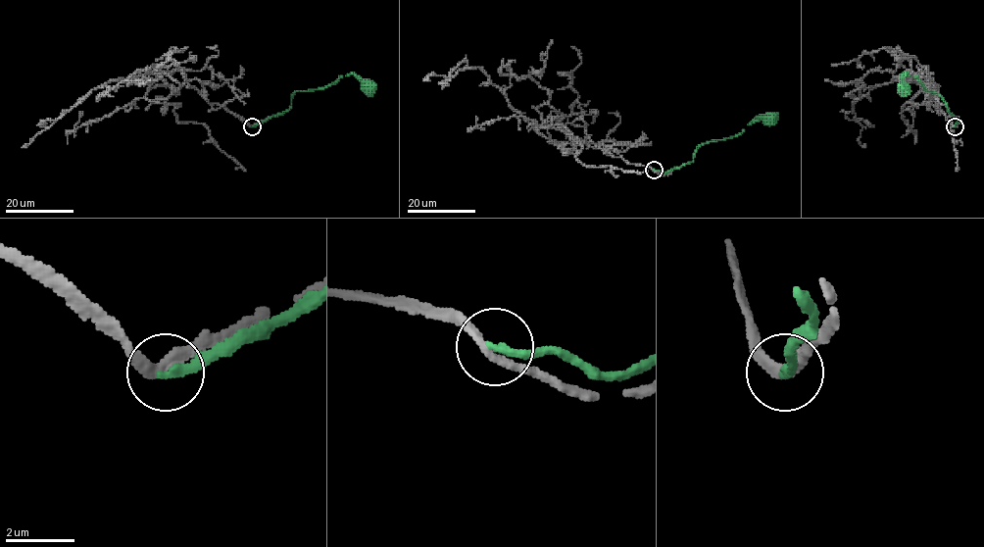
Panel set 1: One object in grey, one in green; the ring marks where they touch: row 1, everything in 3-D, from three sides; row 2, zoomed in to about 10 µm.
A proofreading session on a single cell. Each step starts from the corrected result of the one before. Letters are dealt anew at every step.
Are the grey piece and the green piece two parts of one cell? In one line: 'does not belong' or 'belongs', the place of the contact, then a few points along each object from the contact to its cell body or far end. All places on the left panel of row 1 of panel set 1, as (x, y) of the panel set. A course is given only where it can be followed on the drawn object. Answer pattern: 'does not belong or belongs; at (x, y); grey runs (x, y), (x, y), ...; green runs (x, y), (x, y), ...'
does not belong; at (252, 126); grey runs (251, 127), (210, 104), (172, 70), (150, 82), (101, 84), (21, 147); green runs (252, 127), (287, 110), (296, 91), (329, 86), (342, 75), (355, 74), (367, 87)

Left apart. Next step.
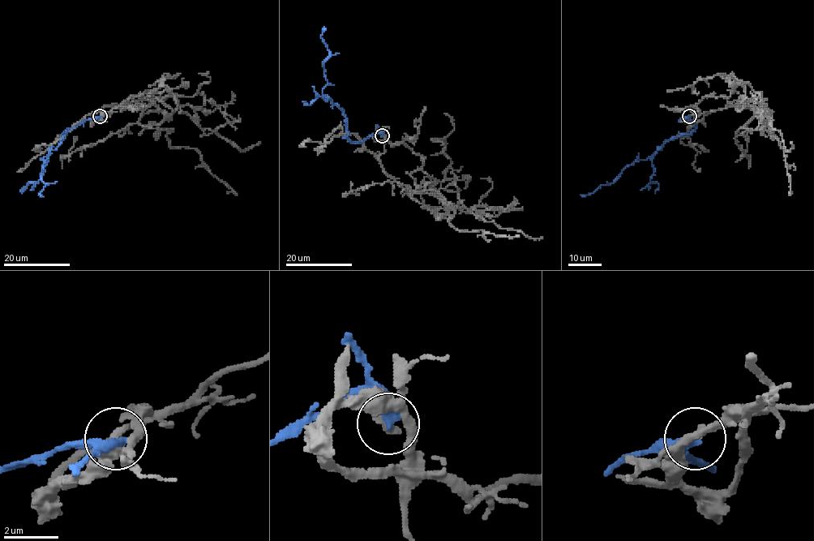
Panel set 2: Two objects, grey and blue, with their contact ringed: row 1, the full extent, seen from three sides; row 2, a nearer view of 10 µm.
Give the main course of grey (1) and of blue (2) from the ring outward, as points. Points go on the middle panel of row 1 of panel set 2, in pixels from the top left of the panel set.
1: (382, 135), (382, 169), (413, 199), (423, 204), (421, 194), (436, 191), (459, 230), (518, 235)
2: (382, 135), (375, 132), (352, 142), (344, 113), (323, 93), (323, 62), (330, 54), (321, 37), (326, 28)

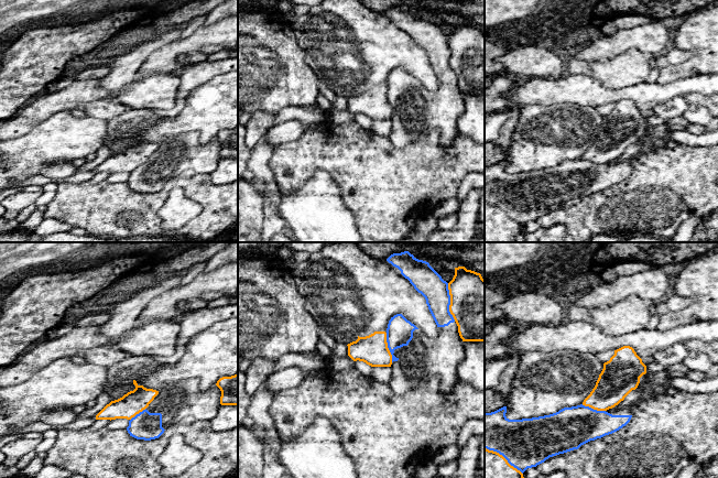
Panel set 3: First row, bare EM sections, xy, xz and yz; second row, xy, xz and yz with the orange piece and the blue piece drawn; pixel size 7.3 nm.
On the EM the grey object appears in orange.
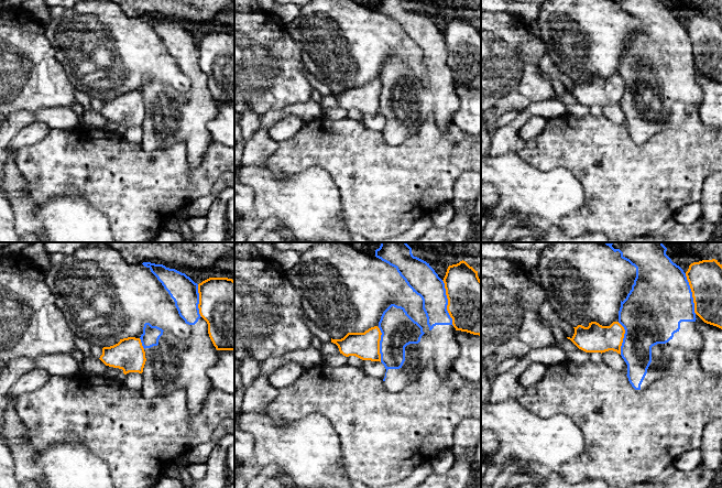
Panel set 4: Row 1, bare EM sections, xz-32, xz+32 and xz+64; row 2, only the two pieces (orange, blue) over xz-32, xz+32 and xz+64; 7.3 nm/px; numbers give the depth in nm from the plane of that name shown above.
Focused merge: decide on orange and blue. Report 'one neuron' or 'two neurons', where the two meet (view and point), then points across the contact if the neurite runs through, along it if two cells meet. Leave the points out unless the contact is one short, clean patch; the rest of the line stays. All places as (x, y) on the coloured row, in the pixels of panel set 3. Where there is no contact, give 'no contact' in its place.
two neurons | yz (503, 457)

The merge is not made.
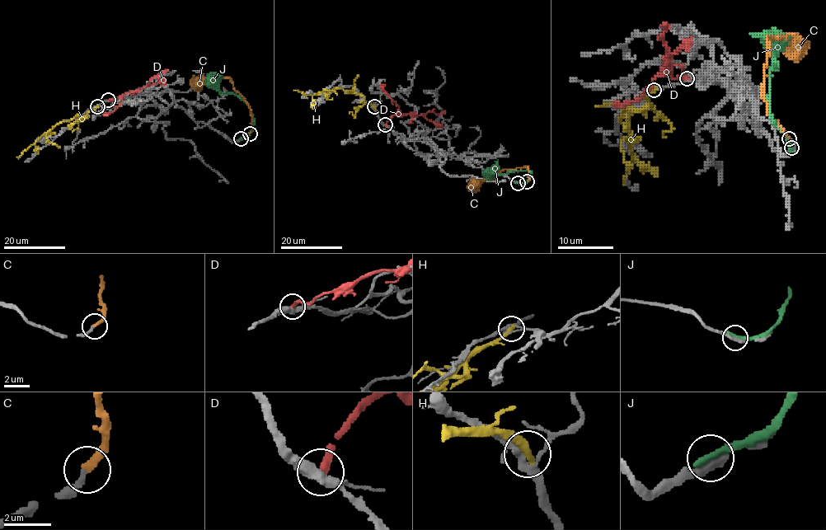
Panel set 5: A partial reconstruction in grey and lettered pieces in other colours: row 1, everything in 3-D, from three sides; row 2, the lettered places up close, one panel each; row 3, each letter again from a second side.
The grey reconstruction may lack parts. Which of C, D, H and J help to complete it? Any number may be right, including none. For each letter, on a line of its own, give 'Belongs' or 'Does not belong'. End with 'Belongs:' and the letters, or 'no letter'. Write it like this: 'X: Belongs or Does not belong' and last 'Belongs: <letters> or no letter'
C: Belongs
D: Does not belong
H: Does not belong
J: Does not belong
Belongs: C

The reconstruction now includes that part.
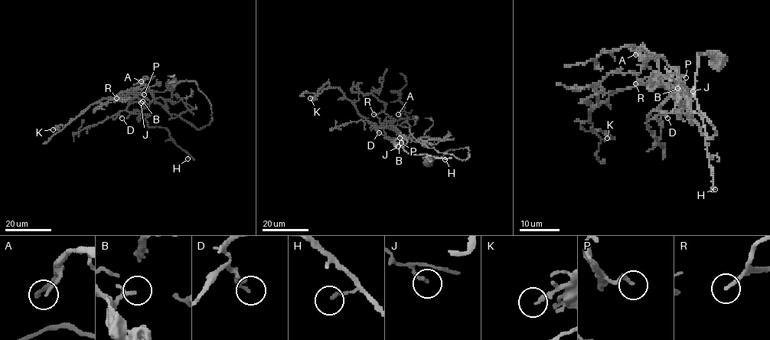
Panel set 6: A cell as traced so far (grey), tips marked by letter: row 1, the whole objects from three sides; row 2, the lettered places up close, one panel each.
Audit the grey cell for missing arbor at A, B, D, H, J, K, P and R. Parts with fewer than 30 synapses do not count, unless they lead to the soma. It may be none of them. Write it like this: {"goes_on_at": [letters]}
{"goes_on_at": ["R"]}

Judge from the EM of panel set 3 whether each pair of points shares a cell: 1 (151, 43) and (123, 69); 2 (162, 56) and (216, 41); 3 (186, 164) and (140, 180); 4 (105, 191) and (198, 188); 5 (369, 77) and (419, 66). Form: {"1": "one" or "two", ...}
{"1": "one", "2": "one", "3": "one", "4": "one", "5": "one"}

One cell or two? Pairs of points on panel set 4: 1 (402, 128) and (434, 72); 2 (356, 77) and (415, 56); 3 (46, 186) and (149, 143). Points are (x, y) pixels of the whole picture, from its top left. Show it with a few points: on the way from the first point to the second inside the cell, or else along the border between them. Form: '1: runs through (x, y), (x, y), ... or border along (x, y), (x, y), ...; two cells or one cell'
1: runs through (406, 114), (434, 86); one cell
2: runs through (370, 63), (381, 52), (401, 52); one cell
3: border along (167, 143), (152, 151), (145, 151), (140, 144); two cells

